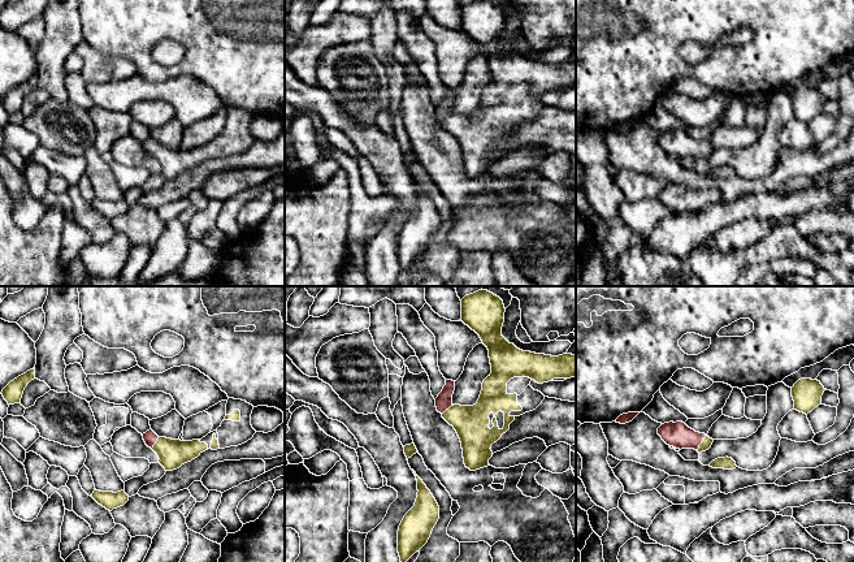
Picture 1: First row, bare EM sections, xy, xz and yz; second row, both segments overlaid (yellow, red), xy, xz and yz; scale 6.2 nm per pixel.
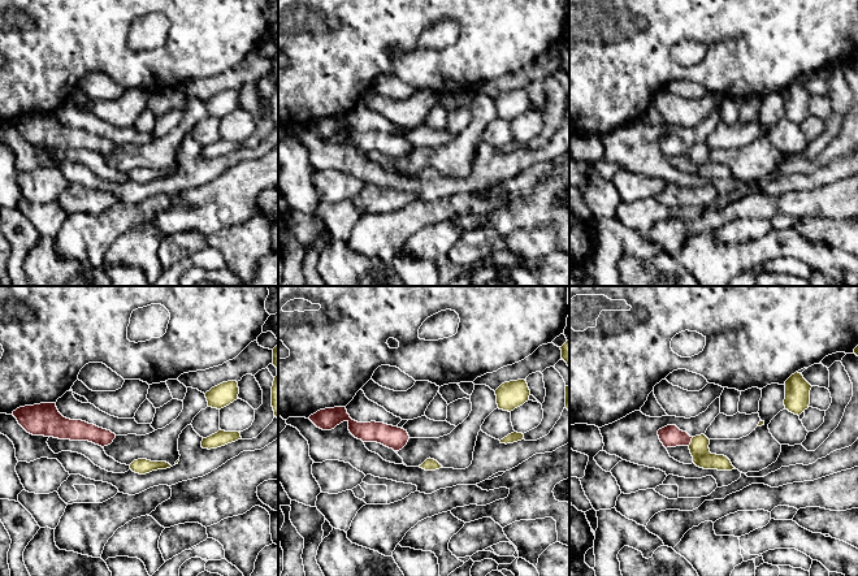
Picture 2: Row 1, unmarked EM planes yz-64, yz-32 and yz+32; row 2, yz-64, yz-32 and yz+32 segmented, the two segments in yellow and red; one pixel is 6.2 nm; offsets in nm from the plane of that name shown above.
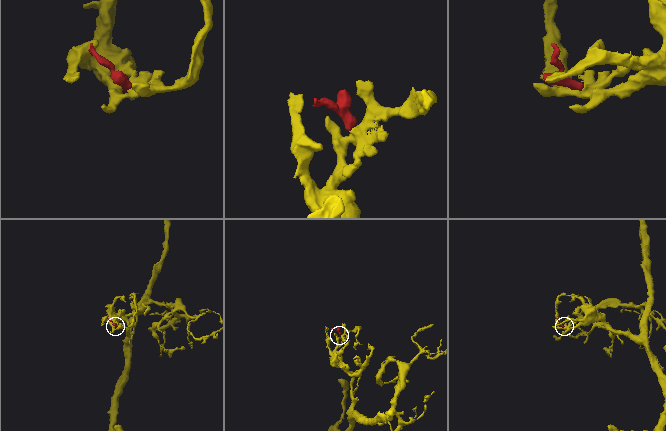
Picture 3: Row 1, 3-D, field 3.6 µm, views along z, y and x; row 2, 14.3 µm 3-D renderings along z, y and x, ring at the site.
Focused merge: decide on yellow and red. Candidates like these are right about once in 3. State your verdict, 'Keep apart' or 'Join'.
Join

